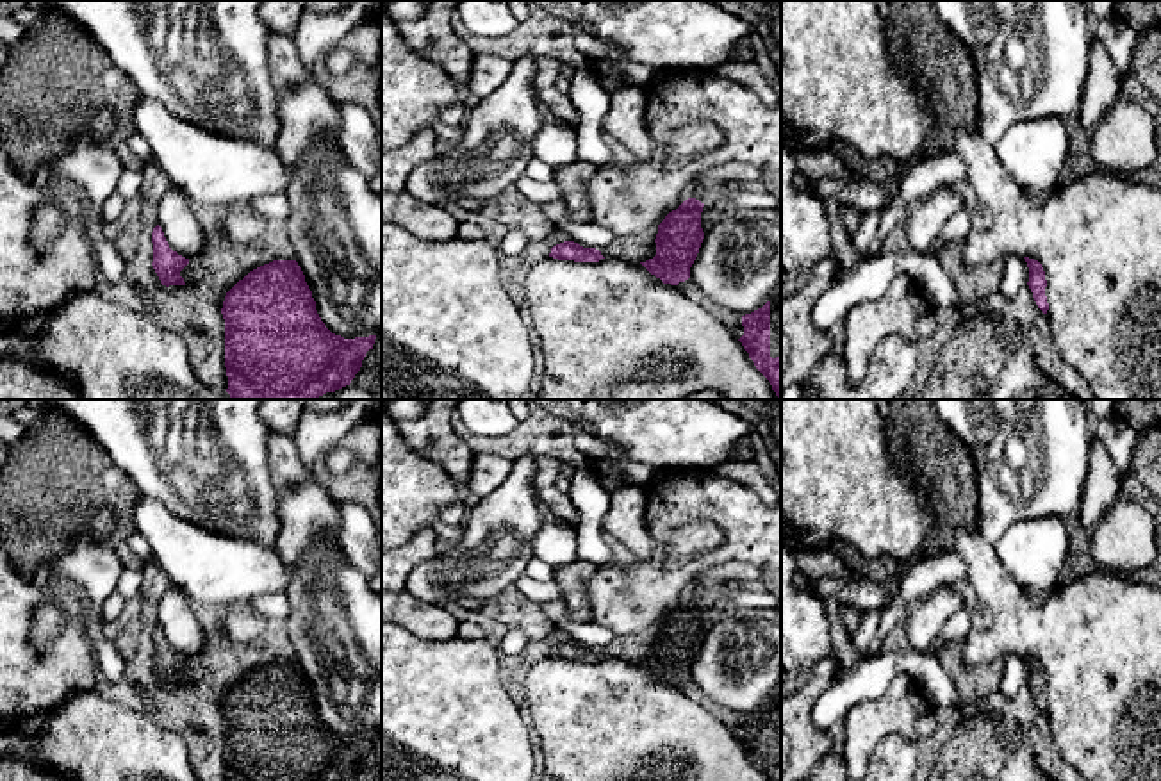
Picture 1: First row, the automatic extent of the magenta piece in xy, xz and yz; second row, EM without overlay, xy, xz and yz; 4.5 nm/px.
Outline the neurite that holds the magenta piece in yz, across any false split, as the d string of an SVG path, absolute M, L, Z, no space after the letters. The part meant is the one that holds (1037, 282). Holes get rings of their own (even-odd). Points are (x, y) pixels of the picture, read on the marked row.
M1024 257L1029 267L1029 289L1033 292L1033 298L1038 305L1038 308L1047 314L1049 310L1049 303L1047 303L1047 296L1045 296L1045 287L1047 287L1047 280L1045 280L1045 271L1042 267L1042 264L1034 259Z

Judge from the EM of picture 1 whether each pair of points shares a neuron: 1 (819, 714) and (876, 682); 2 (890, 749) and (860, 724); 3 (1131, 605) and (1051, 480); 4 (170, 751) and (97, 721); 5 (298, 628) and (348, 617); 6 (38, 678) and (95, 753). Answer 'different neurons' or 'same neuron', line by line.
1: same neuron
2: different neurons
3: different neurons
4: same neuron
5: same neuron
6: different neurons

